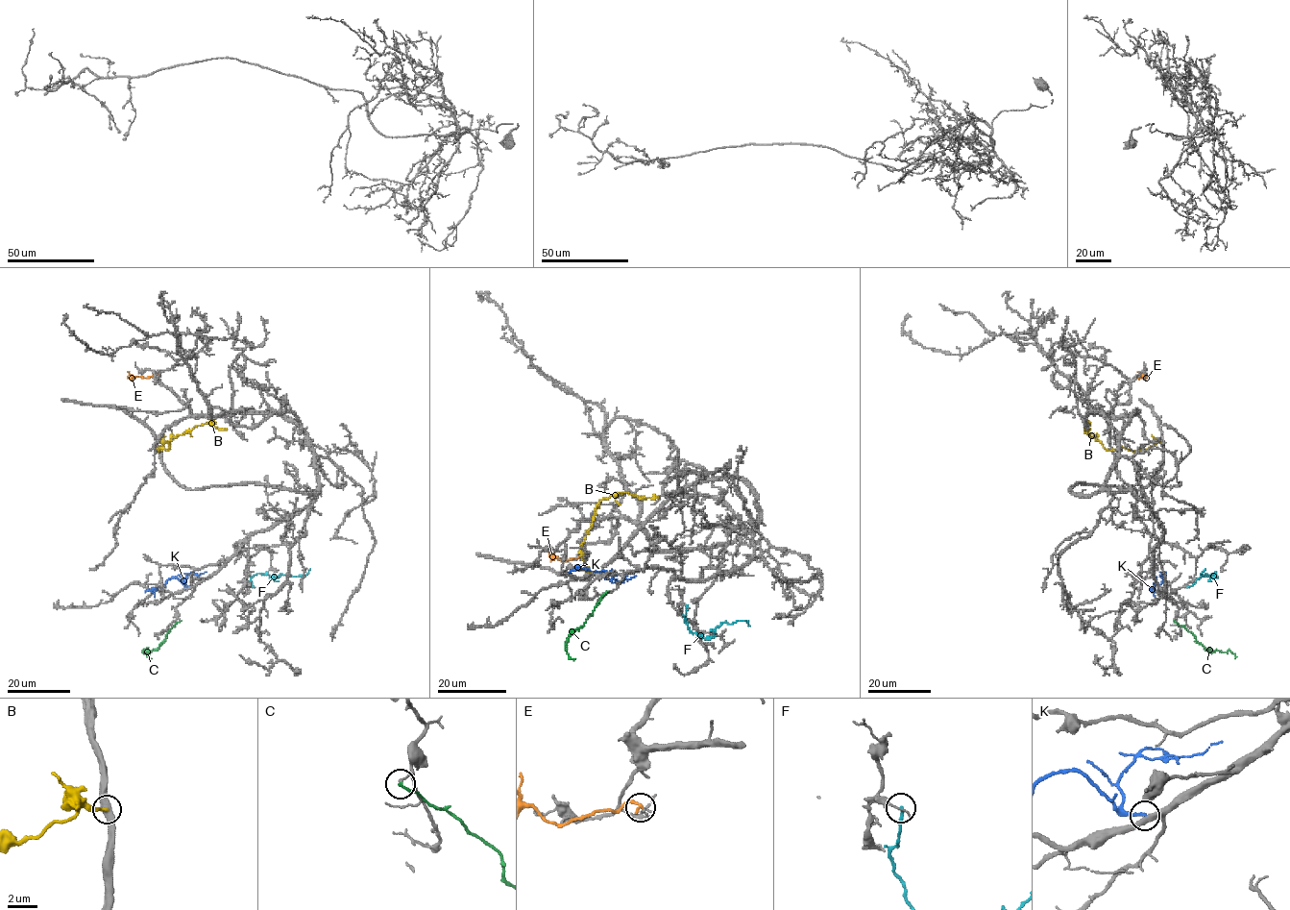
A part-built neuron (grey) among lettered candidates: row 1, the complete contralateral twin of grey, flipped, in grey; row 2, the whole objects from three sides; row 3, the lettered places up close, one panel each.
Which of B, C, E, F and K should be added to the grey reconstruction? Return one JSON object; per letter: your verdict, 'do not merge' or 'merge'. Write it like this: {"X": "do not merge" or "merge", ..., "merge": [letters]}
{"B": "do not merge", "C": "do not merge", "E": "do not merge", "F": "do not merge", "K": "do not merge", "merge": []}

